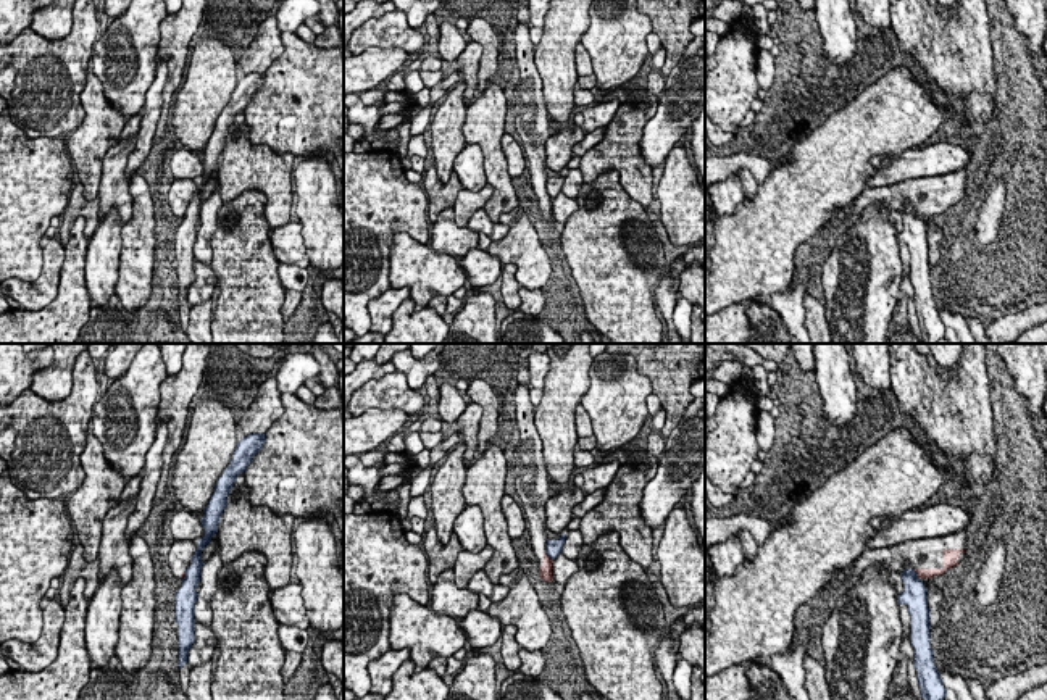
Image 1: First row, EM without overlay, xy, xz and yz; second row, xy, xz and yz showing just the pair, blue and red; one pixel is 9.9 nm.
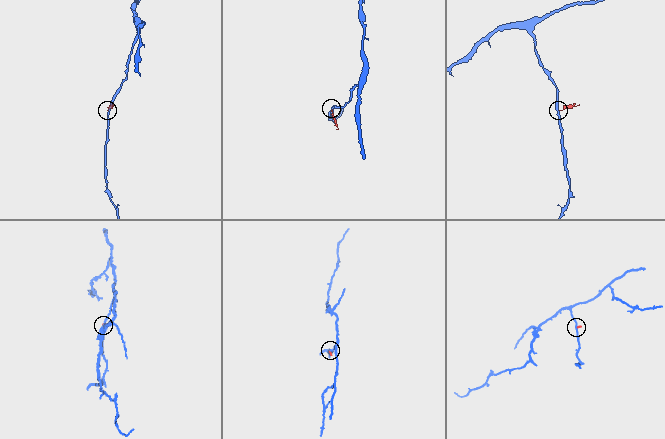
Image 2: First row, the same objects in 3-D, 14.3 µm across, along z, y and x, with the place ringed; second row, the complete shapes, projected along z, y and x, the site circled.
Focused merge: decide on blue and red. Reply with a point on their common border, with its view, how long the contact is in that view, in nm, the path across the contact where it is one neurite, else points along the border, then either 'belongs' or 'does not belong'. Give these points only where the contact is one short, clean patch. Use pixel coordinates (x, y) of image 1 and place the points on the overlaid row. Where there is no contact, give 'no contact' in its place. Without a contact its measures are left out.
meets blue in yz at (915, 574); contact 130 nm long; border along yz (913, 570), (920, 579); does not belong

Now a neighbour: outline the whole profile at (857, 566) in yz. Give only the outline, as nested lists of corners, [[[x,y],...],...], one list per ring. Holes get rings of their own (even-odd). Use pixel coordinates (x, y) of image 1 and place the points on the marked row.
[[[955,532],[944,537],[907,540],[882,548],[866,548],[857,560],[836,571],[836,576],[860,579],[866,568],[882,565],[891,573],[900,574],[907,568],[913,568],[920,579],[929,579],[963,561],[965,547],[966,534]]]

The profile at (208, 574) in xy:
[[[218,545],[200,569],[200,590],[194,605],[194,618],[205,626],[211,626],[213,621],[211,597],[216,592],[218,574],[223,566],[219,552],[221,548]]]

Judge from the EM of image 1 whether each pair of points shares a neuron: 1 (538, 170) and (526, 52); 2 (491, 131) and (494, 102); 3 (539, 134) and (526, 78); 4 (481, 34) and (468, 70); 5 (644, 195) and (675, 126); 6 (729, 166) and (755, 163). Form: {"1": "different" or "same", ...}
{"1": "same", "2": "same", "3": "same", "4": "different", "5": "different", "6": "same"}

